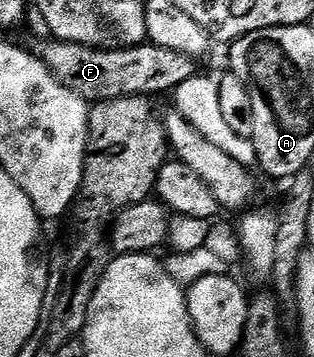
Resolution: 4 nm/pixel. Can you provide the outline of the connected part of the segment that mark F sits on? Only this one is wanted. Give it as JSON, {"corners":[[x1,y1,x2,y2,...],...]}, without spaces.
{"corners":[[48,38,45,44,34,48,34,52,59,84,66,86,66,90,78,94,78,98,88,101,89,105,101,104,103,100,113,100,123,96,157,98,156,96,162,95,163,92,172,94,178,86,182,85,182,82,187,82,190,78,198,75,197,57,187,56,178,50,166,50,166,46,158,46,151,42,135,44,132,48,123,46,92,48,88,44,75,44,74,42]]}

